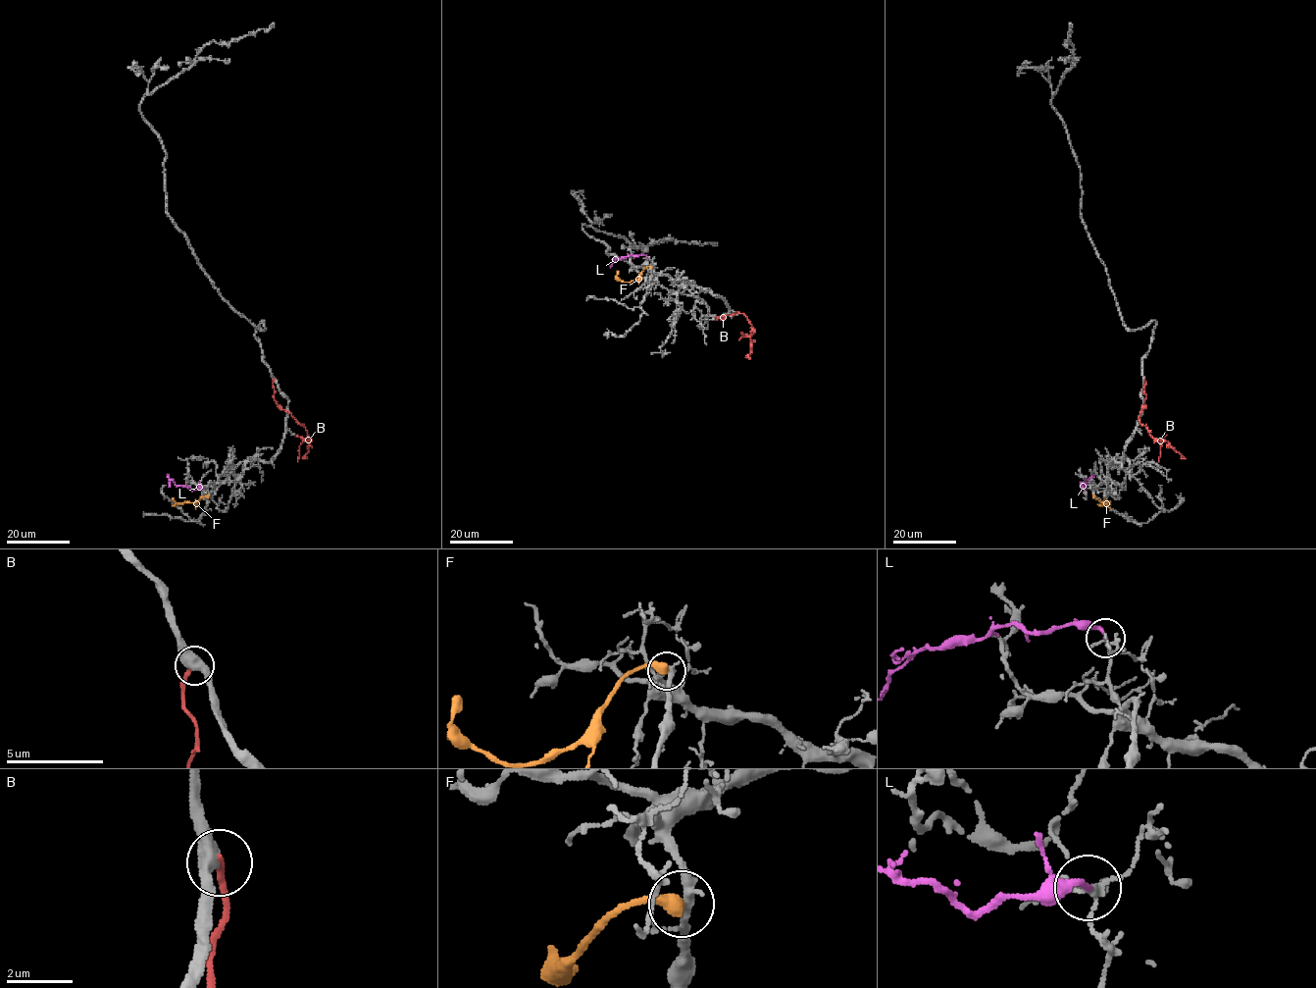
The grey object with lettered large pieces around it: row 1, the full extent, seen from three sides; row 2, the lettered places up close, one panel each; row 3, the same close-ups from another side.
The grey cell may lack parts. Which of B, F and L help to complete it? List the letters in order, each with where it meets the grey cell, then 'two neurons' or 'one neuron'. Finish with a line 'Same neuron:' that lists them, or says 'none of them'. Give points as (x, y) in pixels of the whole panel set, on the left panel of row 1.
B: (274, 379) | two neurons
F: (208, 495) | two neurons
L: (203, 488) | one neuron
Same neuron: L

